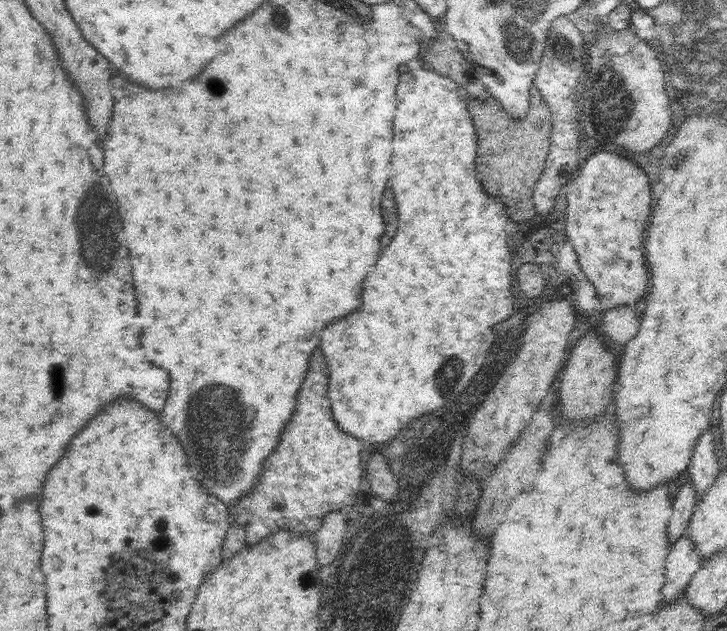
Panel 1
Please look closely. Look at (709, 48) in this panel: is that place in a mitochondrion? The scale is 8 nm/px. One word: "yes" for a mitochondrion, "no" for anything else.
yes

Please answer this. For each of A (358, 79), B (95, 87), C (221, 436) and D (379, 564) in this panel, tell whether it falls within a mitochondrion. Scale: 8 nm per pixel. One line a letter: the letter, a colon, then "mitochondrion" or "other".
A: mitochondrion
B: mitochondrion
C: mitochondrion
D: mitochondrion

